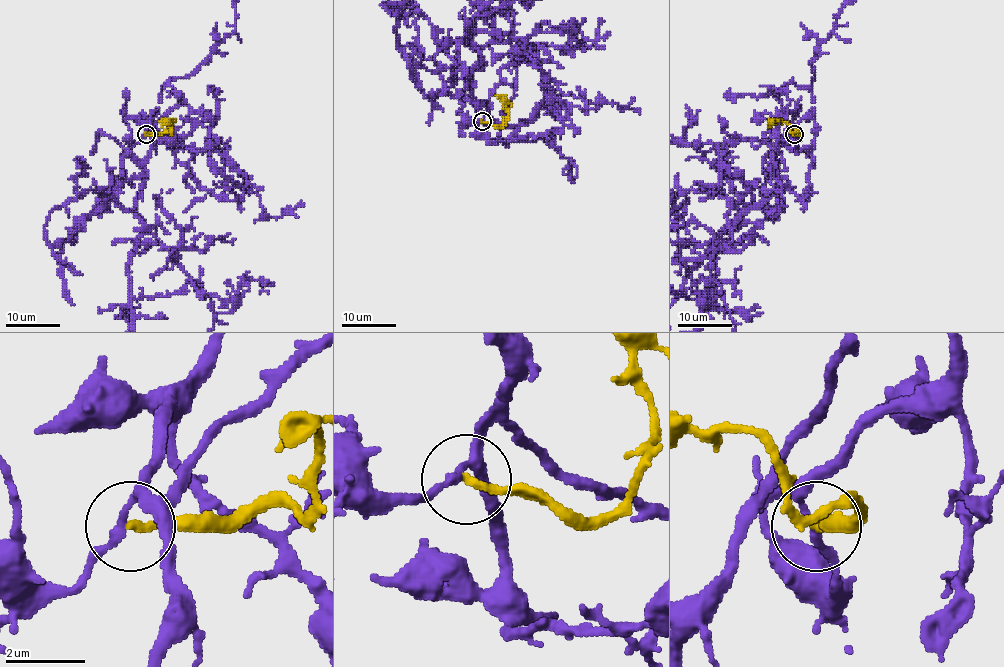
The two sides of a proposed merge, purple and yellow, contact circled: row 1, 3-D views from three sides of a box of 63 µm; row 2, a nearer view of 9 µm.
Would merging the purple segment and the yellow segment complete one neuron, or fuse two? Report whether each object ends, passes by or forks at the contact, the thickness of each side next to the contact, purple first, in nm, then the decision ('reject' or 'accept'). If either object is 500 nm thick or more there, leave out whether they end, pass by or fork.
purple passes by | yellow ends | 180/200 nm | reject

